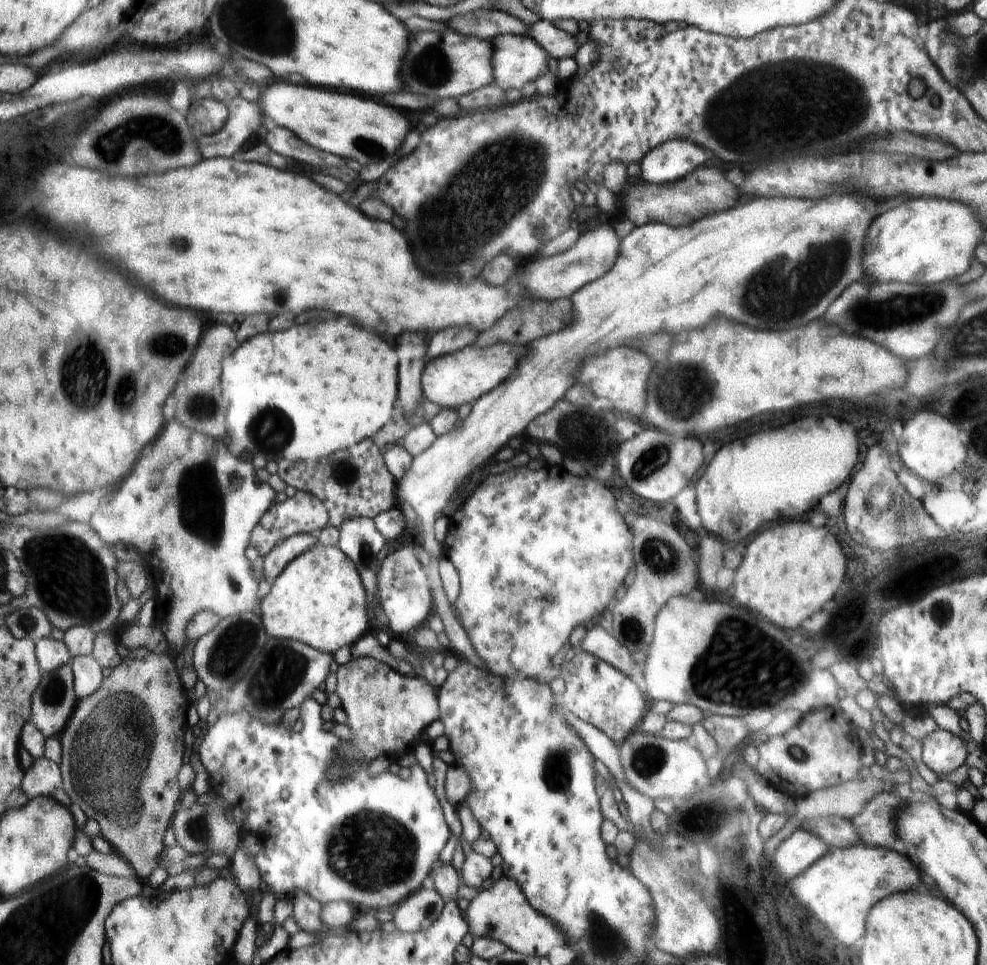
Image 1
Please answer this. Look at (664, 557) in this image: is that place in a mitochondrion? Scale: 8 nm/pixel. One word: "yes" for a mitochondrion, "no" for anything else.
yes

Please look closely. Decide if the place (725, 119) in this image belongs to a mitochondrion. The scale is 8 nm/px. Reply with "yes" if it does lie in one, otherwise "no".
yes

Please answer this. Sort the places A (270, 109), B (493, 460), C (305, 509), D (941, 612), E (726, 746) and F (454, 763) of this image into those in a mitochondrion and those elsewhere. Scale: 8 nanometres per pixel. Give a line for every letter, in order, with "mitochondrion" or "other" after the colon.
A: other
B: other
C: other
D: other
E: other
F: other

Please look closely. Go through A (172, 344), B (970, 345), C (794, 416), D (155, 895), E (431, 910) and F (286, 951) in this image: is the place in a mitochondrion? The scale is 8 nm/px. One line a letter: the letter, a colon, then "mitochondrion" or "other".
A: mitochondrion
B: mitochondrion
C: other
D: other
E: mitochondrion
F: other

